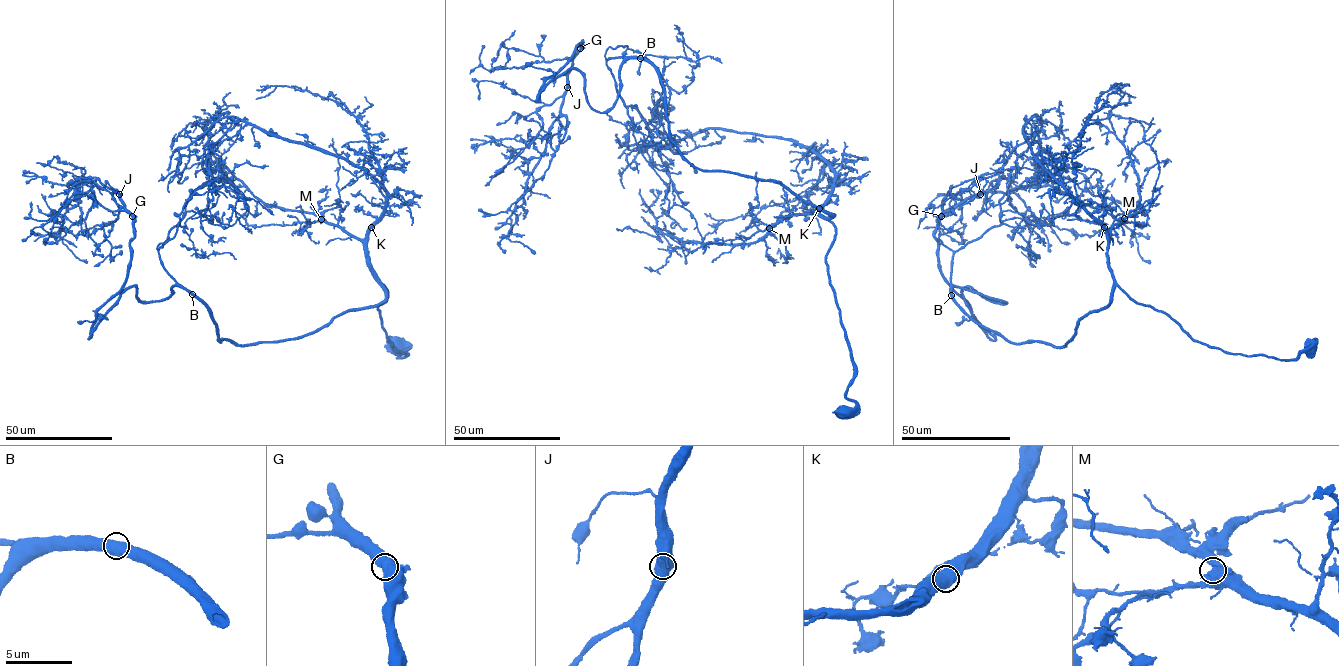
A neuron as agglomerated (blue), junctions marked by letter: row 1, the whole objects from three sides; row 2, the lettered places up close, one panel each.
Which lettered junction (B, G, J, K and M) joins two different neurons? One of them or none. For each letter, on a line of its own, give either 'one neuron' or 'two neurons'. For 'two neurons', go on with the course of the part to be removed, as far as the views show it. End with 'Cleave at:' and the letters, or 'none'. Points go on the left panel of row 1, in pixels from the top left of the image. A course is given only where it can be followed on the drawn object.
B: one neuron
G: one neuron
J: one neuron
K: one neuron
M: one neuron
Cleave at: none

